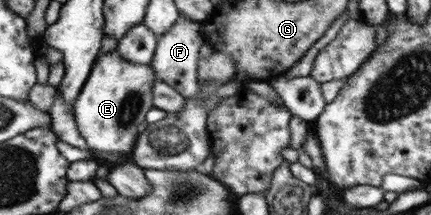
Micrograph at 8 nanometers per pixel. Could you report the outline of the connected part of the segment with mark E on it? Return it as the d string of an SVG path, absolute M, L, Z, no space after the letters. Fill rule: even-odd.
M116 49L100 57L76 103L79 130L93 150L105 155L131 154L135 141L140 141L139 125L145 123L145 113L154 107L154 83L155 71L151 65L127 62Z

